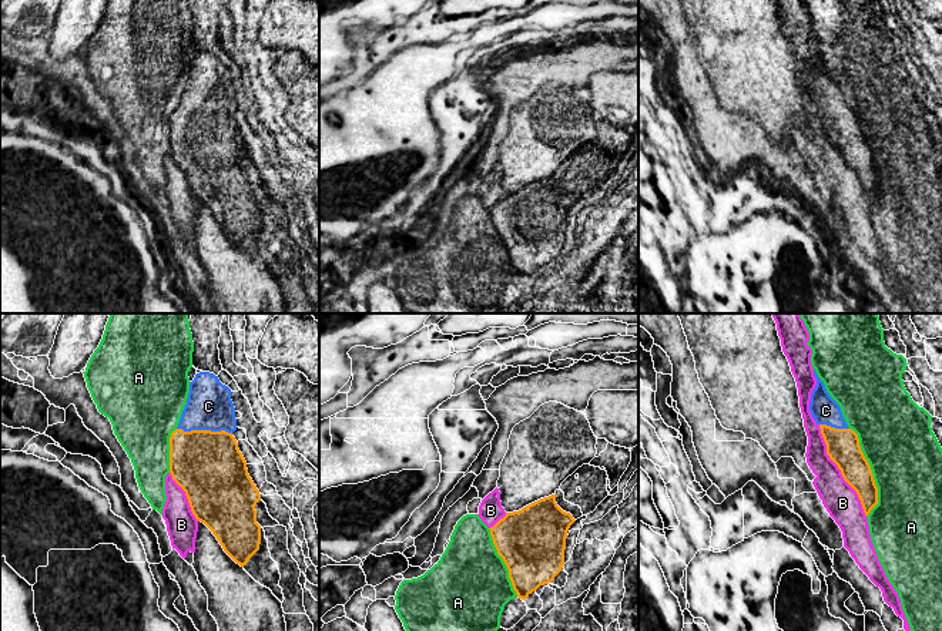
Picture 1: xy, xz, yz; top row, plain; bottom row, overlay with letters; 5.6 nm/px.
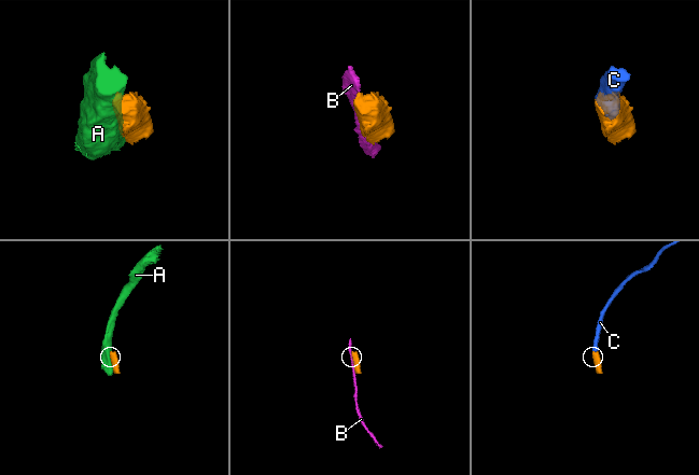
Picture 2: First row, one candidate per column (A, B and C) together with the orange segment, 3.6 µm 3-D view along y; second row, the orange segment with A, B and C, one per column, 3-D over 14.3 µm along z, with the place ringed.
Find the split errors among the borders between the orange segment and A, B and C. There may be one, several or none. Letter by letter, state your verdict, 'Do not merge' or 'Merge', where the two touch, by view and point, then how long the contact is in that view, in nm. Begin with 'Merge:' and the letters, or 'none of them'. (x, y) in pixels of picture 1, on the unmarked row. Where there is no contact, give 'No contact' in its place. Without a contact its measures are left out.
Merge: C
A: Do not merge. Touches orange at yz (871, 153). Shared border 500 nm
B: Do not merge. Touches orange at yz (840, 150). Shared border 600 nm
C: Merge. Touches orange at xy (204, 111). Shared border 320 nm

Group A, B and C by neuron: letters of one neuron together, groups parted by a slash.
A / B / C

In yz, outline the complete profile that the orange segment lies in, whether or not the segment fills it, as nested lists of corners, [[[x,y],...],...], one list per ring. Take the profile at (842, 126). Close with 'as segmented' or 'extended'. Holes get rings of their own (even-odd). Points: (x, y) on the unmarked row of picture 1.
[[[815,50],[814,57],[817,60],[817,67],[811,74],[809,93],[821,110],[821,115],[827,125],[827,135],[838,147],[844,161],[856,172],[864,194],[868,197],[878,185],[878,168],[875,165],[871,147],[861,131],[858,115],[848,108],[839,85],[829,77]]]; extended

